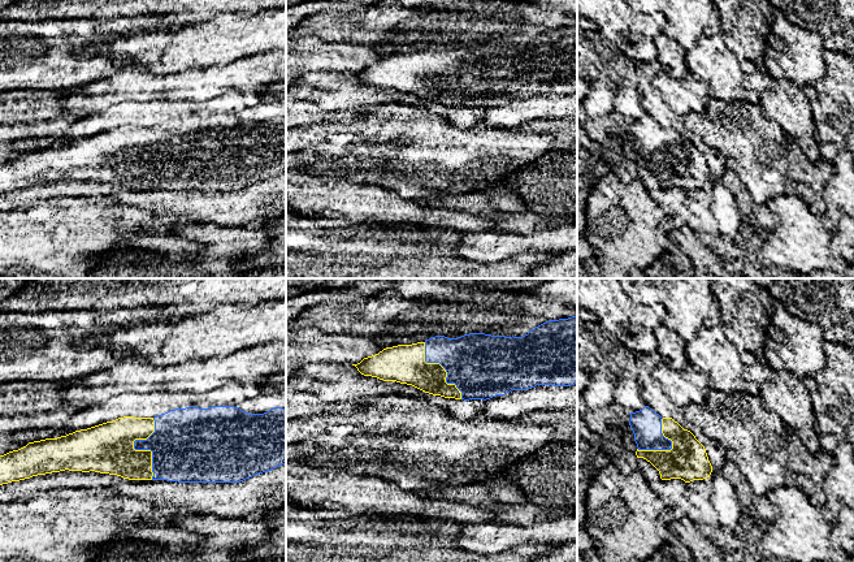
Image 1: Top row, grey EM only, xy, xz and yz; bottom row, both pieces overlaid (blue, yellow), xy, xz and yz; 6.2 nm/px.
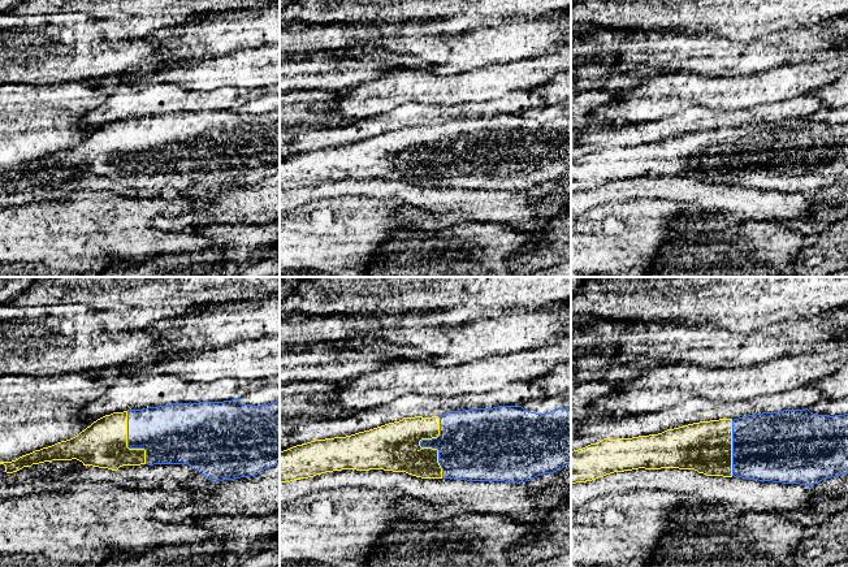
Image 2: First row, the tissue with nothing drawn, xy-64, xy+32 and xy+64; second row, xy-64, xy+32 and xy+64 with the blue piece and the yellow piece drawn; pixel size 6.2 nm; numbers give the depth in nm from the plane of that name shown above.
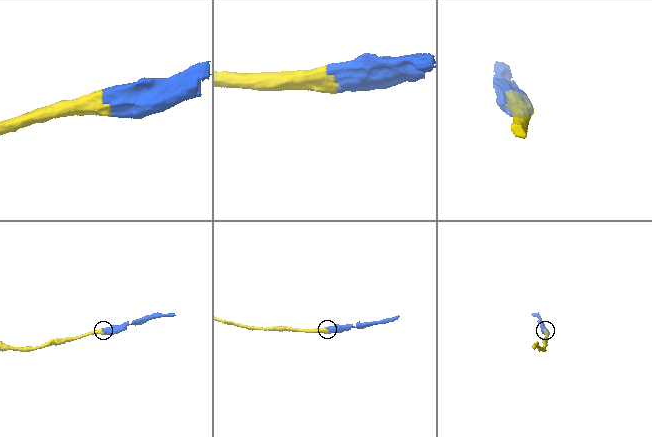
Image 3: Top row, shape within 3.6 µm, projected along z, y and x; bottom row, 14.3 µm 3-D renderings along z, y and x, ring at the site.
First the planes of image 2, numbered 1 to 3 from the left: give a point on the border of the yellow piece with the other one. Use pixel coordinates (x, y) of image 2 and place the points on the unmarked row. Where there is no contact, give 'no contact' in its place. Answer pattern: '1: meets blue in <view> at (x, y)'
1: meets blue in xy-64 at (128, 152)
2: meets blue in xy+32 at (423, 155)
3: meets blue in xy+64 at (732, 156)

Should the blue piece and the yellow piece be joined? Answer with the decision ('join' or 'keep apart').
join

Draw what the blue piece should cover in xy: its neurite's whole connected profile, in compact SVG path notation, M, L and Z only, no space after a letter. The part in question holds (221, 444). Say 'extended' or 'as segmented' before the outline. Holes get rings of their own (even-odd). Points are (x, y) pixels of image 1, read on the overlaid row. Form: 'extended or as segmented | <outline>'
extended | M234 406L170 410L155 418L123 416L57 438L29 442L0 455L0 485L60 471L117 475L129 480L168 480L178 483L239 483L286 464L286 408L250 414Z

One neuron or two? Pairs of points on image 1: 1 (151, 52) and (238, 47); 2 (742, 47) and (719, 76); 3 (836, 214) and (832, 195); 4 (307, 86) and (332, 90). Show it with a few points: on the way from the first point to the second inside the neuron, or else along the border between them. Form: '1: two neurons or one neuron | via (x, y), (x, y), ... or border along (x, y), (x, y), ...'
1: one neuron | via (173, 48), (216, 47)
2: two neurons | border along (720, 31), (724, 44), (740, 61)
3: one neuron | via (836, 210), (836, 199)
4: one neuron | via (313, 90), (325, 90)

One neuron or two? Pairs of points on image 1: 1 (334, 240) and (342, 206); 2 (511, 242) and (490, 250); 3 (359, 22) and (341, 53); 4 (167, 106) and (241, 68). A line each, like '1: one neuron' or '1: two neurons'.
1: two neurons
2: one neuron
3: two neurons
4: two neurons

